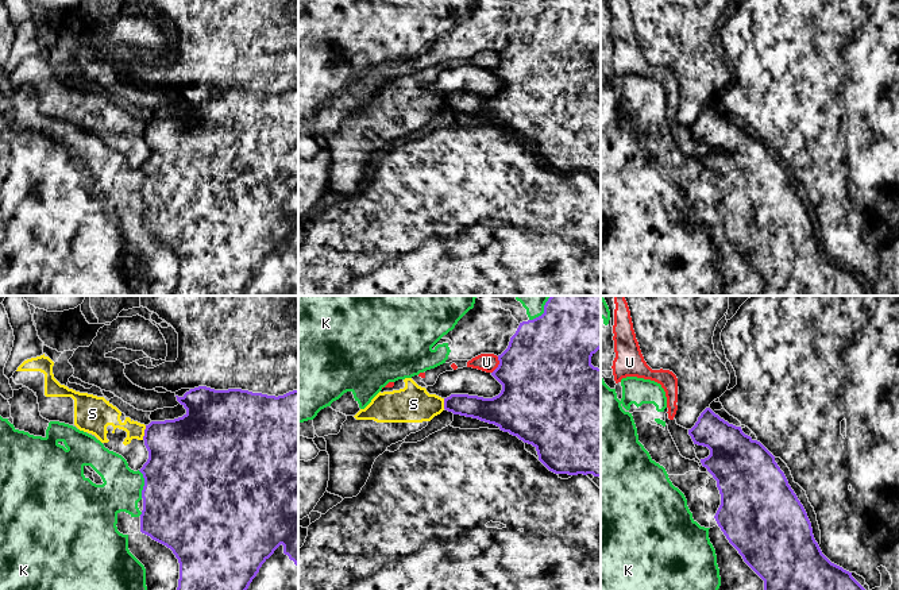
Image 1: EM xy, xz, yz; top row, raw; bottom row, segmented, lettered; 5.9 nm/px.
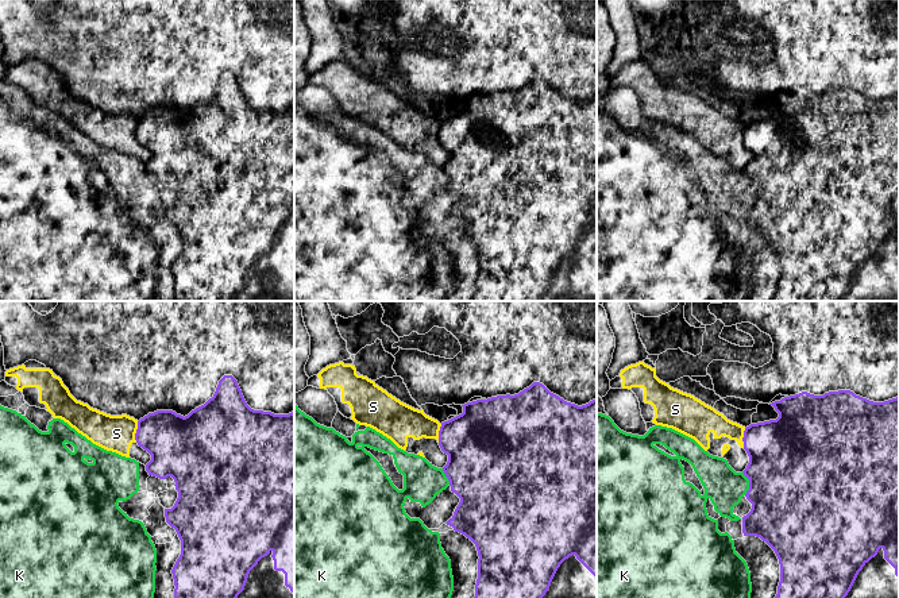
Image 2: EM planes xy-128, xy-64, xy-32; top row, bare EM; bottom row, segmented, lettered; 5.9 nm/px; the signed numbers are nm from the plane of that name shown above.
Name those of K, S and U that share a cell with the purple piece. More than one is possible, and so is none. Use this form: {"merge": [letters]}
{"merge": []}

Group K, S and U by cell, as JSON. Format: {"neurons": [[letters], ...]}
{"neurons": [["K"], ["S", "U"]]}

